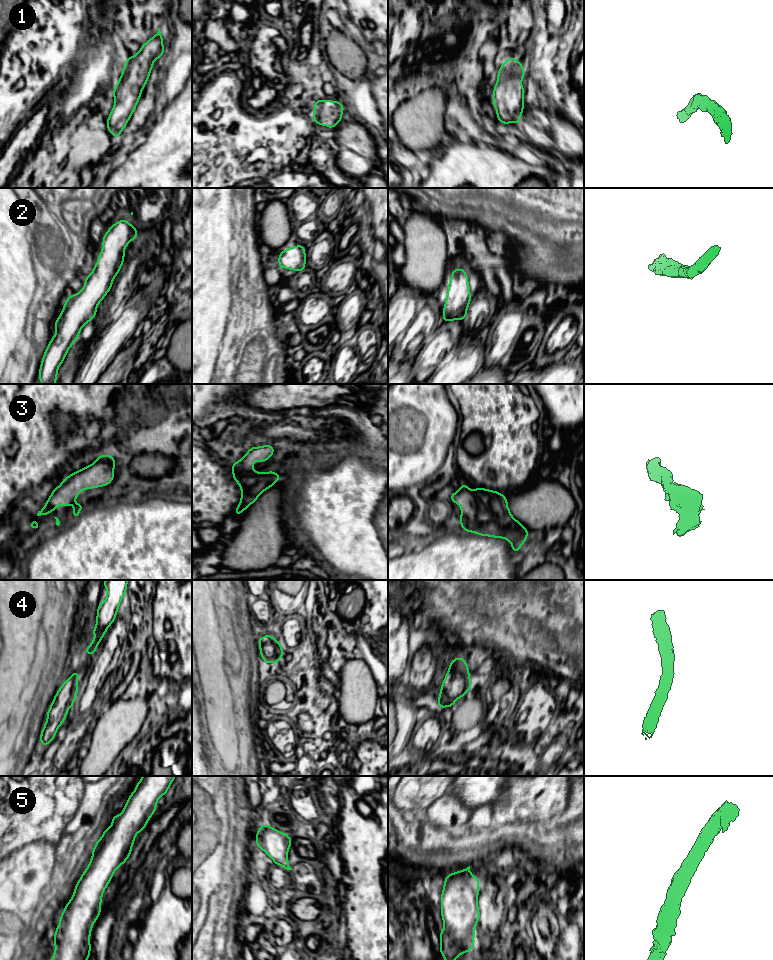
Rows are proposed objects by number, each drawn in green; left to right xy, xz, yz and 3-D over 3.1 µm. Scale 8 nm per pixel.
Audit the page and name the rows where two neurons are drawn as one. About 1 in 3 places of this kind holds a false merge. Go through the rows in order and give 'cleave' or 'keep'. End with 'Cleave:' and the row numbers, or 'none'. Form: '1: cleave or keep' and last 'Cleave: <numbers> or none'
1: keep
2: keep
3: keep
4: keep
5: keep
Cleave: none

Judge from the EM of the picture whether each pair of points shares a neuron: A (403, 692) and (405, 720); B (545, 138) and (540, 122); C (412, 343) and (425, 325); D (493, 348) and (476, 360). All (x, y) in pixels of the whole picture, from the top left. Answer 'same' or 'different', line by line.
A: same
B: same
C: same
D: different

